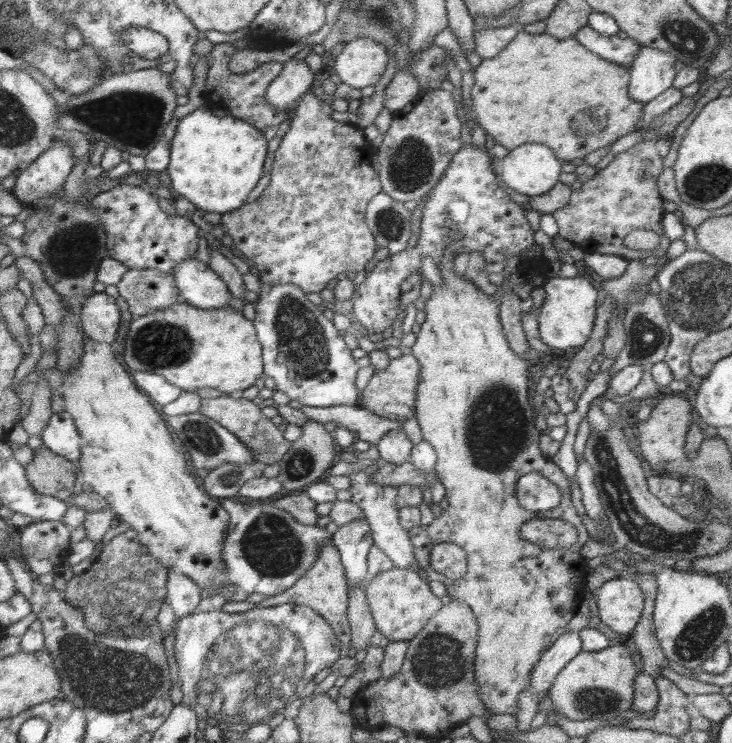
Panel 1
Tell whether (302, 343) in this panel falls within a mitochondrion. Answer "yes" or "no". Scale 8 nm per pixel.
yes

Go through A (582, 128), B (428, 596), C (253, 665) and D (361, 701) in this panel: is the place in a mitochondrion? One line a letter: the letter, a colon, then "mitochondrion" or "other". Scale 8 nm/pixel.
A: mitochondrion
B: other
C: mitochondrion
D: other

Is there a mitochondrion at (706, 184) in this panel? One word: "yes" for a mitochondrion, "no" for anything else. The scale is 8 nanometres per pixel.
yes

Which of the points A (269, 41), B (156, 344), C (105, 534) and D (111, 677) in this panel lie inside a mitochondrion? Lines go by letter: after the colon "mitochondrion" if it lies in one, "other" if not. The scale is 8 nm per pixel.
A: other
B: mitochondrion
C: other
D: mitochondrion

